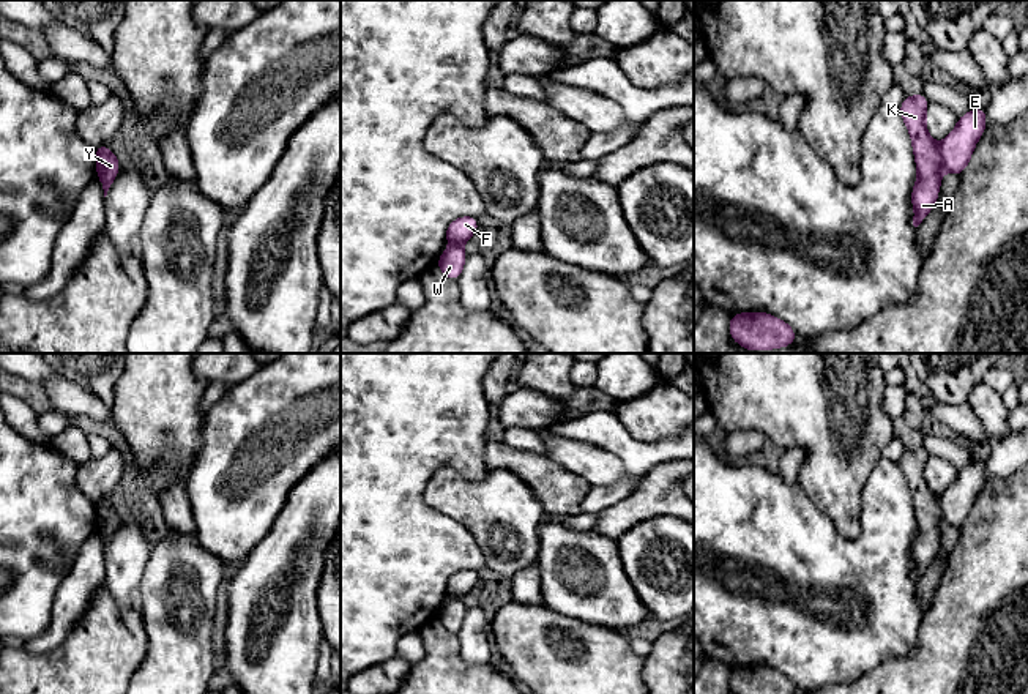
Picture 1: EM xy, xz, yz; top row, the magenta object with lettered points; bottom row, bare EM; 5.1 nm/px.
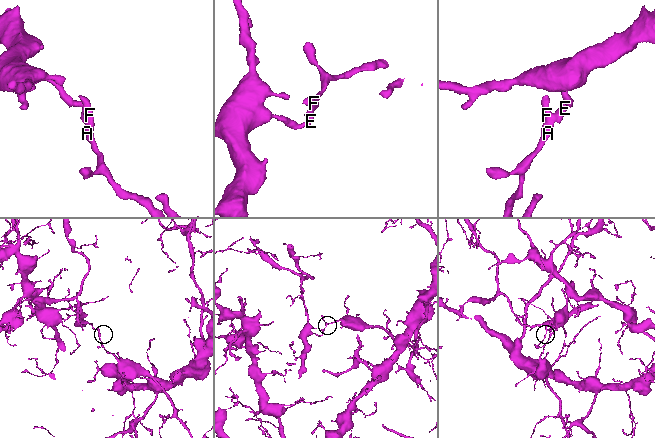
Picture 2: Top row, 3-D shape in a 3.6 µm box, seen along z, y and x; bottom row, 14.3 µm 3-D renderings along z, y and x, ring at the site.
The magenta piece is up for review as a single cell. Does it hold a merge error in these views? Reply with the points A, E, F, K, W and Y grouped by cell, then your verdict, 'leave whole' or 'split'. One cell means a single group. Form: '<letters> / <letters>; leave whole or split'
A F K Y / E W; split

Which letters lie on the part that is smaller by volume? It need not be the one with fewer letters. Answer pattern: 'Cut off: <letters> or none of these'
Cut off: E, W

